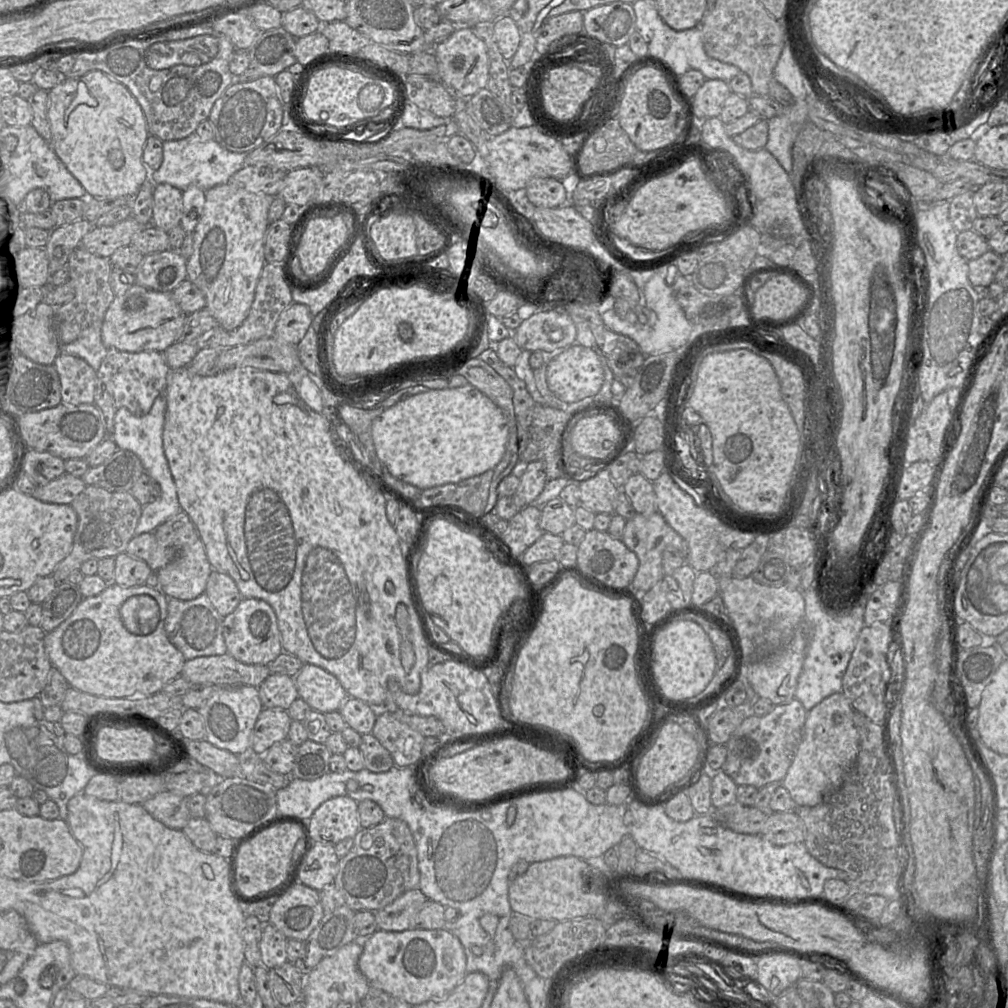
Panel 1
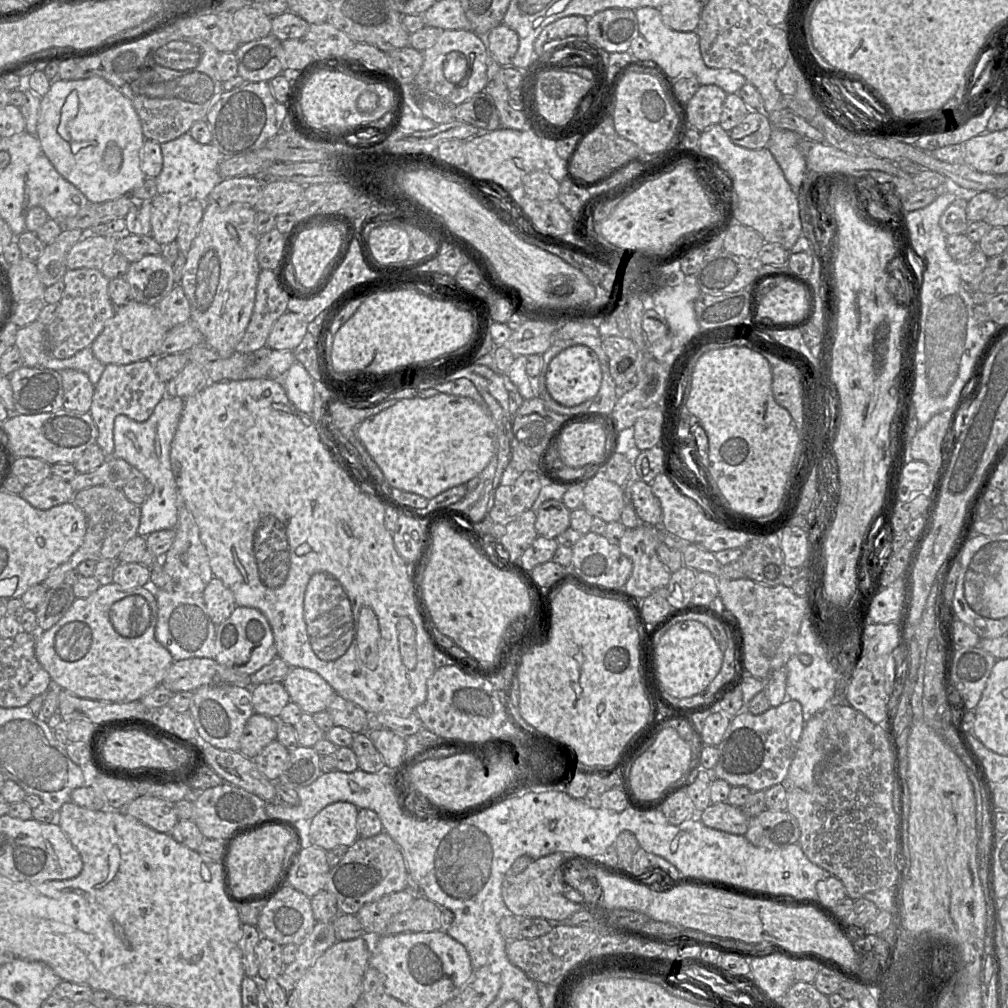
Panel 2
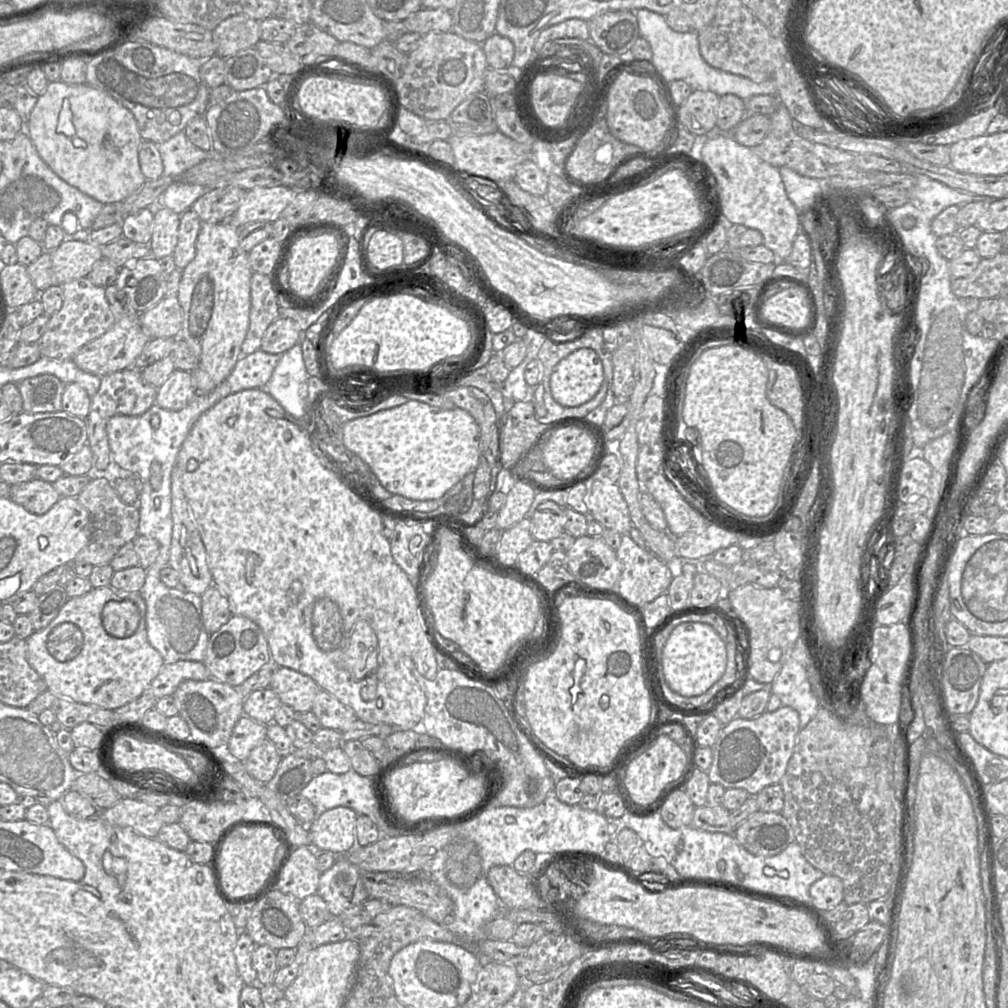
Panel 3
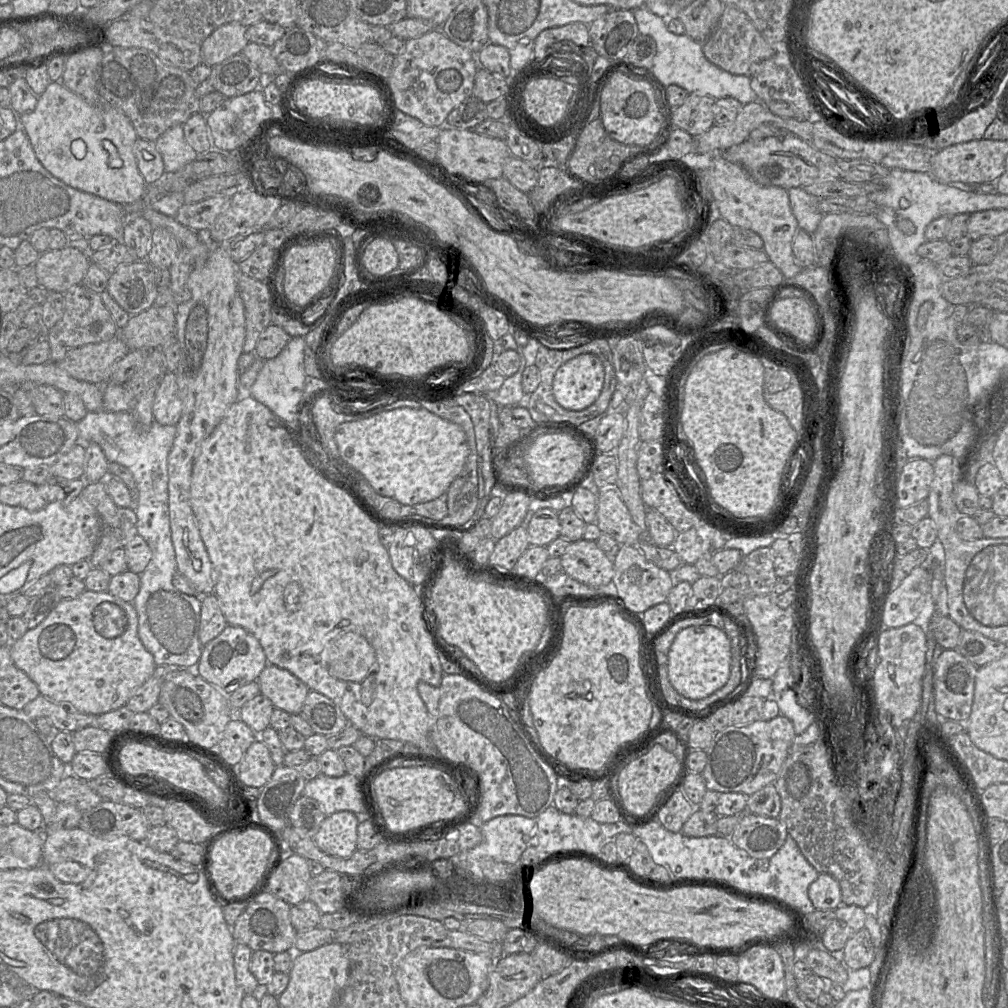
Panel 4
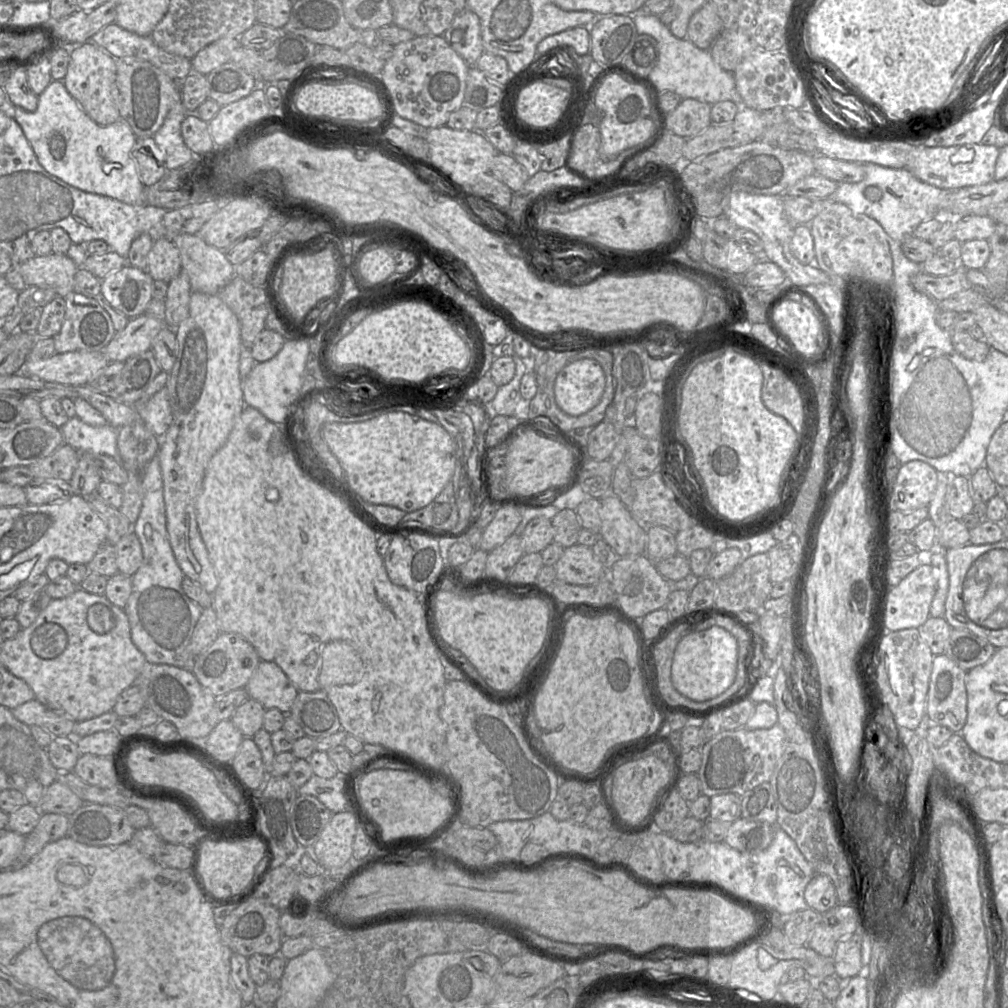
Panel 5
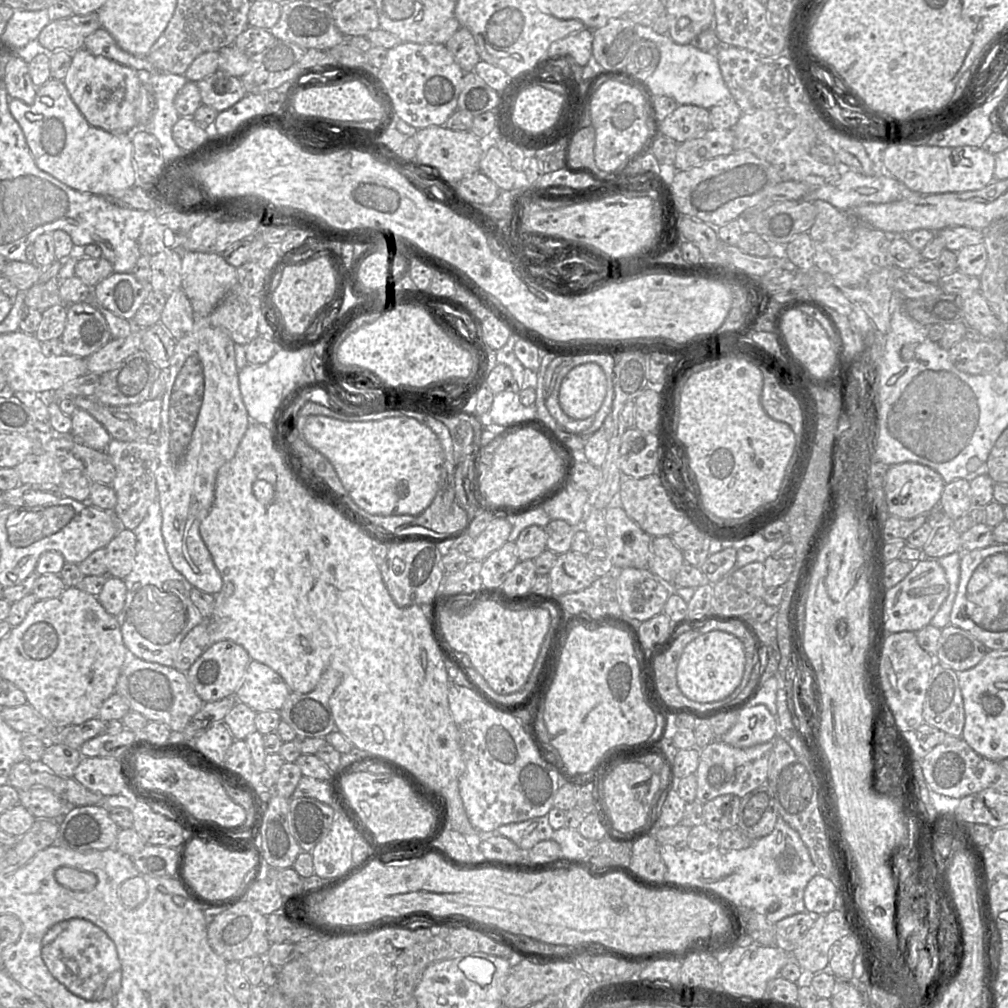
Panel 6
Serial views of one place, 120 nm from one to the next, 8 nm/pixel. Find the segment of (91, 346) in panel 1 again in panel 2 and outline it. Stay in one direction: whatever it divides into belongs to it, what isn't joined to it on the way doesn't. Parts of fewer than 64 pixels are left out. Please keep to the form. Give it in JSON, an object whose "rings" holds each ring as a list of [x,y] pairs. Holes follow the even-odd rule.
{"rings":[[[91,346],[66,359],[56,359],[53,356],[49,356],[43,367],[56,371],[62,371],[67,368],[81,371],[88,376],[93,385],[98,383],[105,369],[105,365],[94,356]]]}

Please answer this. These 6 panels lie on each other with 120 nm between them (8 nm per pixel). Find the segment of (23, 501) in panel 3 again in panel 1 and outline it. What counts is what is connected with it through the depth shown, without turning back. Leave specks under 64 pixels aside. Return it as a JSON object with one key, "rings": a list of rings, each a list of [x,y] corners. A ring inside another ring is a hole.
{"rings":[[[64,473],[45,485],[38,485],[33,497],[45,503],[71,505],[86,486],[80,477]]]}

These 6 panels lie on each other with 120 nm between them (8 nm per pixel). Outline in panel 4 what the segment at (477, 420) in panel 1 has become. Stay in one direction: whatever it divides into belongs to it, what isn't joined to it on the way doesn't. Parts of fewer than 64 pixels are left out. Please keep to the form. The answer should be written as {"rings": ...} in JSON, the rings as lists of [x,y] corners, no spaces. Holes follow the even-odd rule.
{"rings":[[[397,408],[342,423],[336,428],[335,441],[341,459],[361,473],[377,493],[405,505],[426,503],[446,493],[469,456],[469,443],[463,428],[425,408]]]}

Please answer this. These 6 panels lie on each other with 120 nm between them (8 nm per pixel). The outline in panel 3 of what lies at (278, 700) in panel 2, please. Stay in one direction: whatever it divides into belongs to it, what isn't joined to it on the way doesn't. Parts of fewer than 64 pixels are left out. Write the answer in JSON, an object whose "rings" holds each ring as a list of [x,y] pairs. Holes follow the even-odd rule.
{"rings":[[[270,687],[249,694],[243,703],[243,714],[256,722],[268,725],[281,705],[278,695]]]}

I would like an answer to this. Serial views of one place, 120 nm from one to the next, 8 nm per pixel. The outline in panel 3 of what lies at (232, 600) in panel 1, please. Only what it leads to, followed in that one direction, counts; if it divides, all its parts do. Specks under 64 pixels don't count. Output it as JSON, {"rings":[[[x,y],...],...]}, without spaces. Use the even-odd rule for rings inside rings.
{"rings":[[[211,585],[201,596],[203,623],[208,634],[213,634],[226,624],[232,616],[226,596]]]}

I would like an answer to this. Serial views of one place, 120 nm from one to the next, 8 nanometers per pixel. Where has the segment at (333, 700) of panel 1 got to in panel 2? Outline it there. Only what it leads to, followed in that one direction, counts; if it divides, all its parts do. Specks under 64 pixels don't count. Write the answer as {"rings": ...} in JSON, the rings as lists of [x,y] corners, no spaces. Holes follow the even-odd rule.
{"rings":[[[301,667],[291,668],[282,683],[290,701],[311,715],[326,711],[335,693],[318,673]]]}

